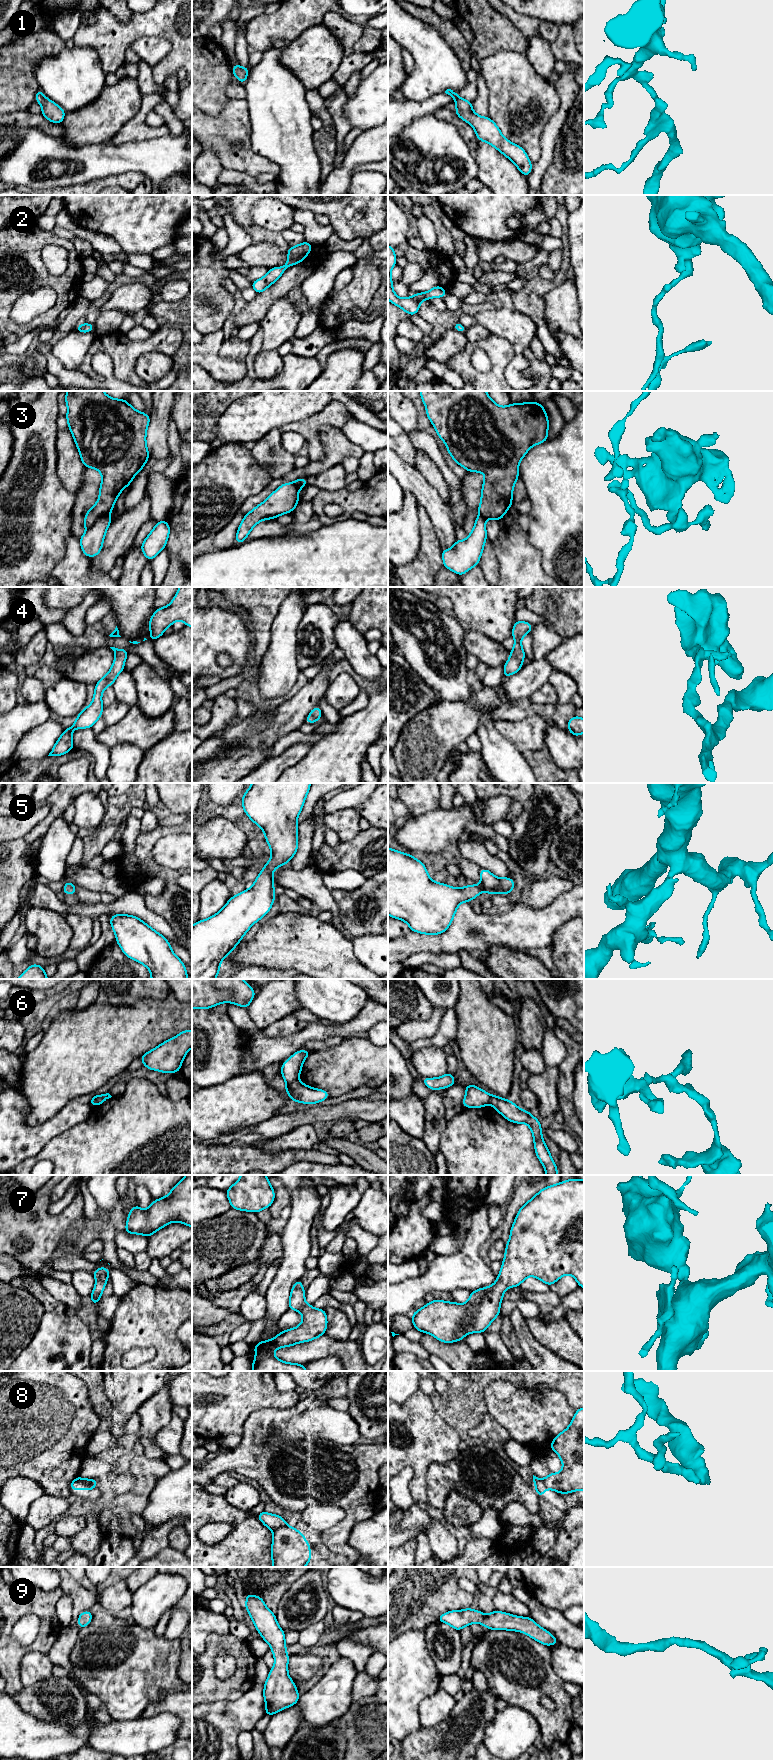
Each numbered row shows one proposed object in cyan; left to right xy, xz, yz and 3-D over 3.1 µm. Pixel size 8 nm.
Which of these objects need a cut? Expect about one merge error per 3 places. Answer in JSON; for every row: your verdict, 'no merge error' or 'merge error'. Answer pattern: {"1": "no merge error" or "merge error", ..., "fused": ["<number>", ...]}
{"1": "no merge error", "2": "no merge error", "3": "merge error", "4": "no merge error", "5": "no merge error", "6": "merge error", "7": "no merge error", "8": "merge error", "9": "no merge error", "fused": ["3", "6", "8"]}

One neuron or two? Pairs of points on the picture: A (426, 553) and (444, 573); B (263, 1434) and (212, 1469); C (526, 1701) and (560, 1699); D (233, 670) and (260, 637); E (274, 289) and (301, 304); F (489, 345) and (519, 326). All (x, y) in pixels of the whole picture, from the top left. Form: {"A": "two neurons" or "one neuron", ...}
{"A": "two neurons", "B": "one neuron", "C": "one neuron", "D": "two neurons", "E": "two neurons", "F": "two neurons"}

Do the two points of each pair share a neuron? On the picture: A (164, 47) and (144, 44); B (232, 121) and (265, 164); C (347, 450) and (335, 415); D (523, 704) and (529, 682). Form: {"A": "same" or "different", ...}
{"A": "same", "B": "same", "C": "different", "D": "different"}

